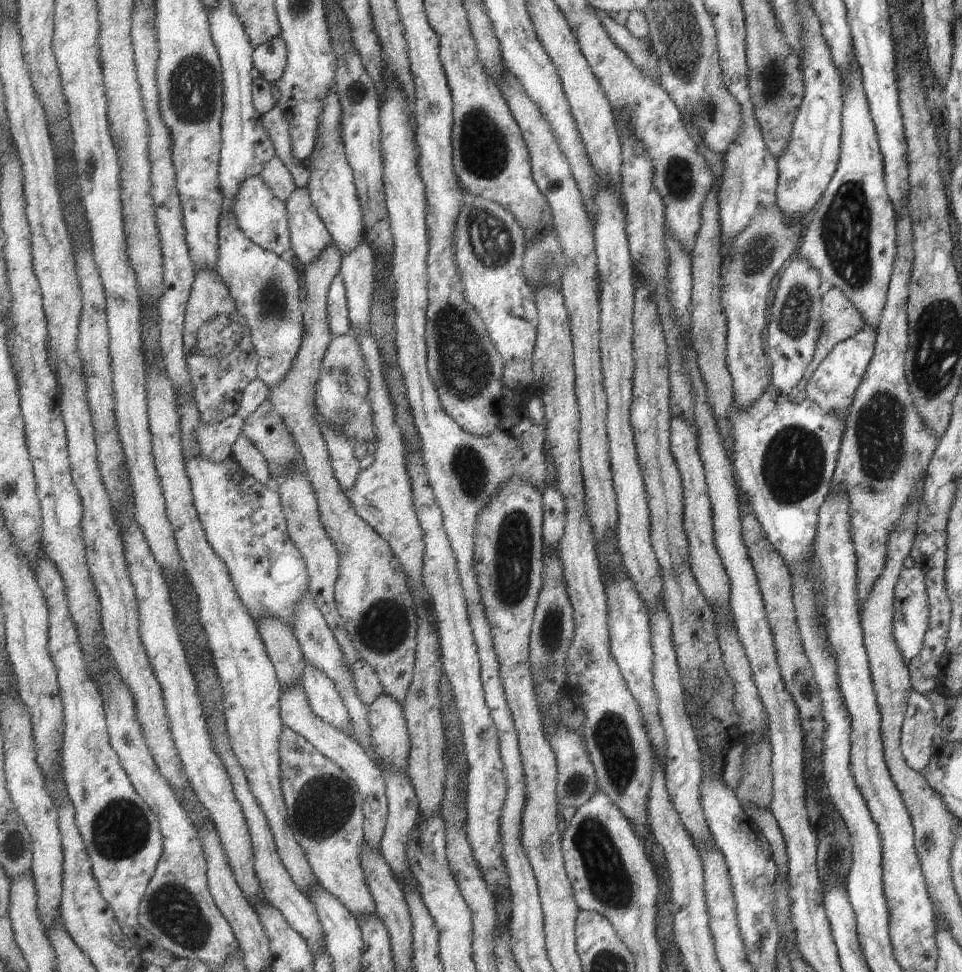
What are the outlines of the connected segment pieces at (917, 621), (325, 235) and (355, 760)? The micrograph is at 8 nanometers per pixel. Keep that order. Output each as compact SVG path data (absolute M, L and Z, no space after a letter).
M915 566L902 568L893 590L893 614L891 614L891 634L901 658L907 665L923 648L923 635L927 630L928 598L923 573Z
M296 188L286 202L292 250L303 266L315 264L334 243L324 220L321 220L308 188Z
M302 682L283 686L280 703L281 720L284 720L284 724L291 730L301 733L307 740L312 741L325 756L329 757L329 760L340 765L341 770L347 772L352 777L353 782L357 784L361 796L364 797L364 840L371 848L380 850L389 818L388 785L385 784L384 773L381 772L380 768L377 768L376 762L357 740L348 737L339 728L335 728L333 724L321 720L321 716L317 716L316 712L313 712Z

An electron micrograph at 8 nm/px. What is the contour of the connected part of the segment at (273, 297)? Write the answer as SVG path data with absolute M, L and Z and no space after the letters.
M221 214L219 222L220 259L216 271L228 284L237 312L241 312L253 331L253 344L260 360L258 378L268 388L285 380L304 343L303 312L299 300L299 274L277 253L249 240L234 214Z

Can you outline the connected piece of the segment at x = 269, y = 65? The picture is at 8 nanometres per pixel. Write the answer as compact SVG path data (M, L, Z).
M282 37L269 40L254 48L253 62L261 77L276 83L283 78L288 67L288 45Z

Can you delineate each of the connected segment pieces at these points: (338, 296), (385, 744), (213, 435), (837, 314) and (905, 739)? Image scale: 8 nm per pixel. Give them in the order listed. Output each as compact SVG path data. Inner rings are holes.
M339 274L332 282L328 294L328 313L332 335L347 336L353 334L350 319L348 296L343 275Z
M384 694L370 706L369 722L377 758L389 768L408 772L412 740L403 706Z
M239 415L221 420L221 422L203 422L197 428L197 446L201 448L201 456L213 462L225 462L233 458L235 440L243 432L244 419Z
M825 287L819 304L821 304L821 310L819 310L819 320L821 320L819 336L817 336L815 350L811 360L809 360L805 375L797 382L797 386L785 395L785 398L791 404L799 404L806 399L805 385L809 376L825 356L828 356L833 346L847 340L847 338L851 338L851 336L855 336L864 325L861 314L855 310L847 297L843 296L836 288Z
M911 689L904 715L900 726L900 751L905 764L921 772L929 762L937 728L931 701Z

